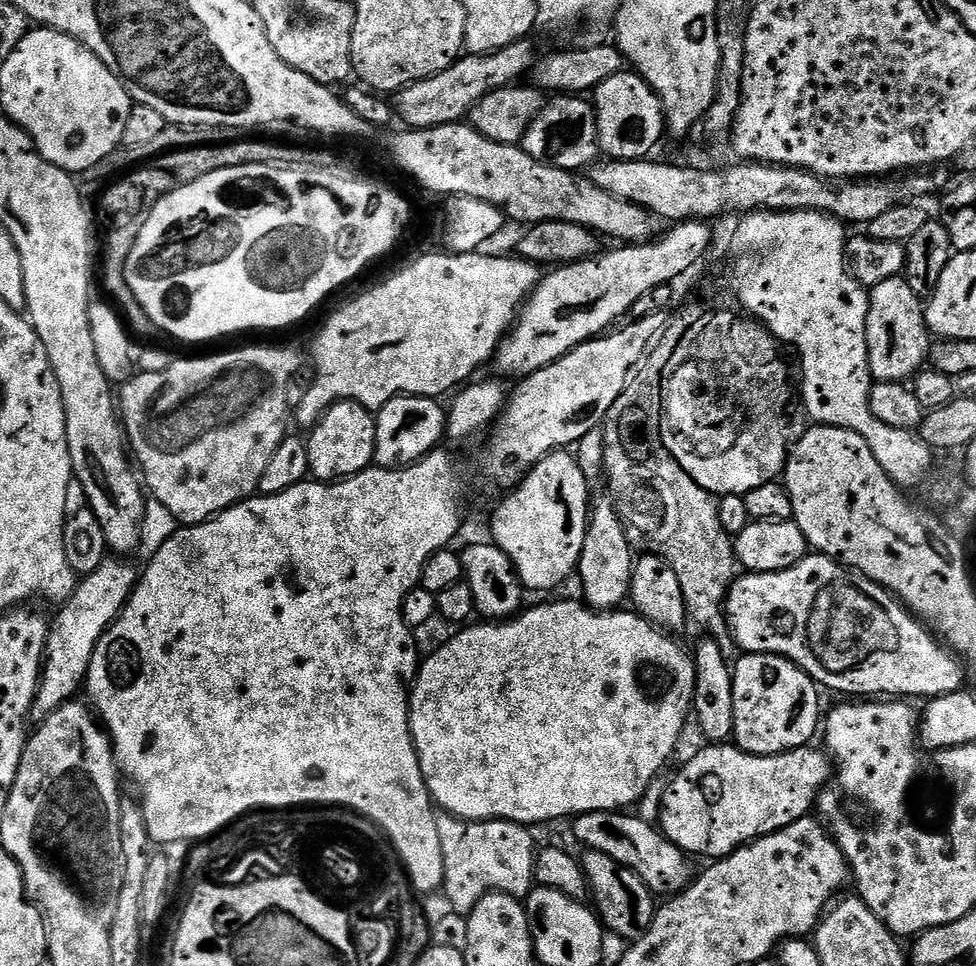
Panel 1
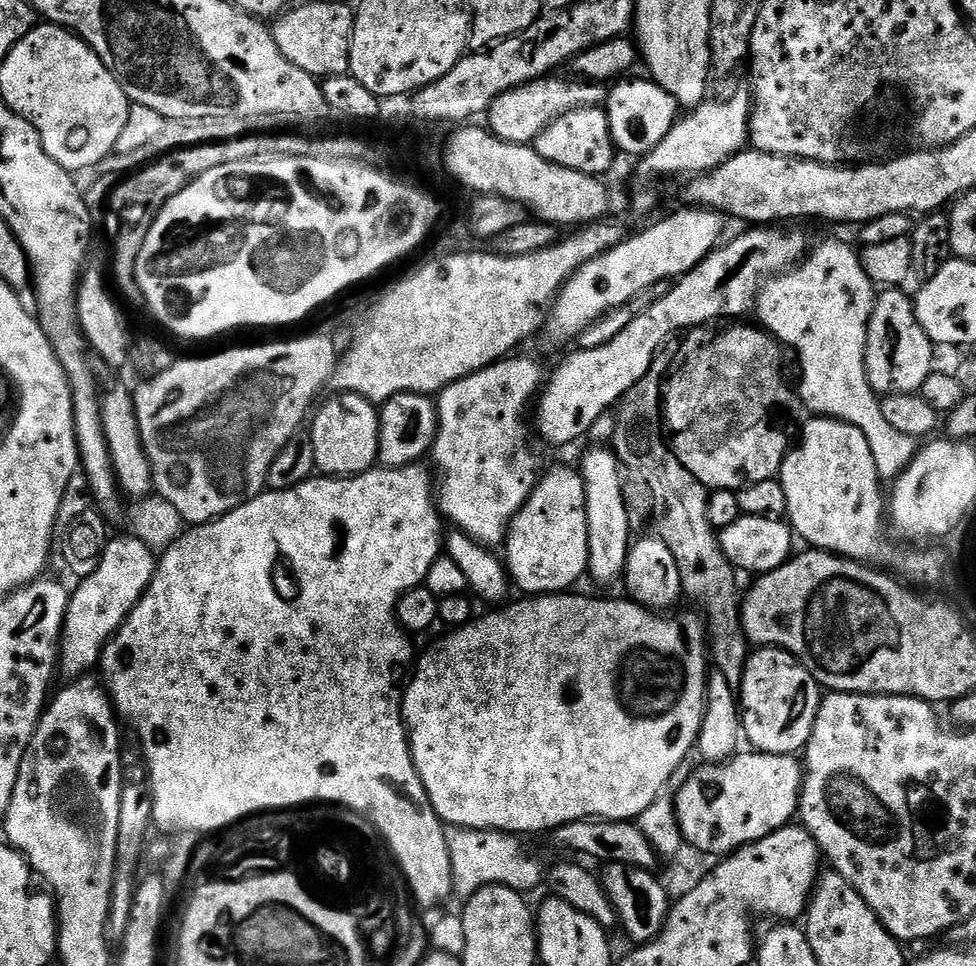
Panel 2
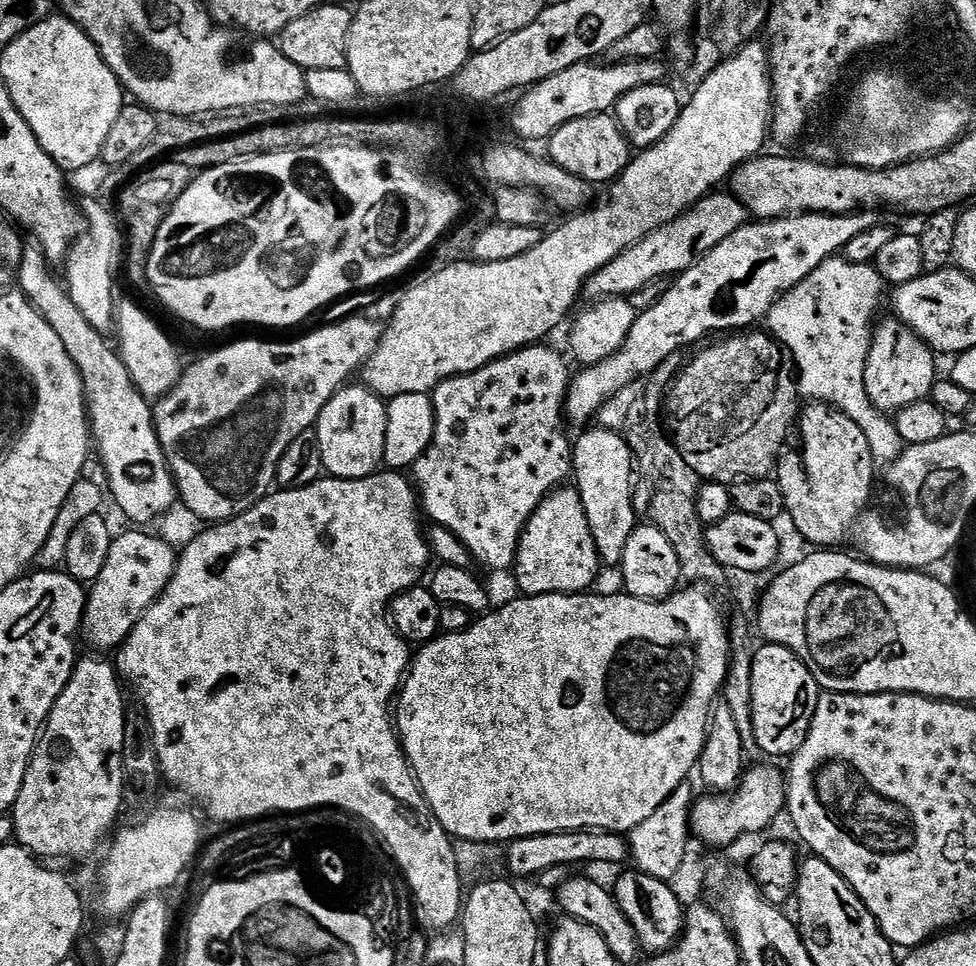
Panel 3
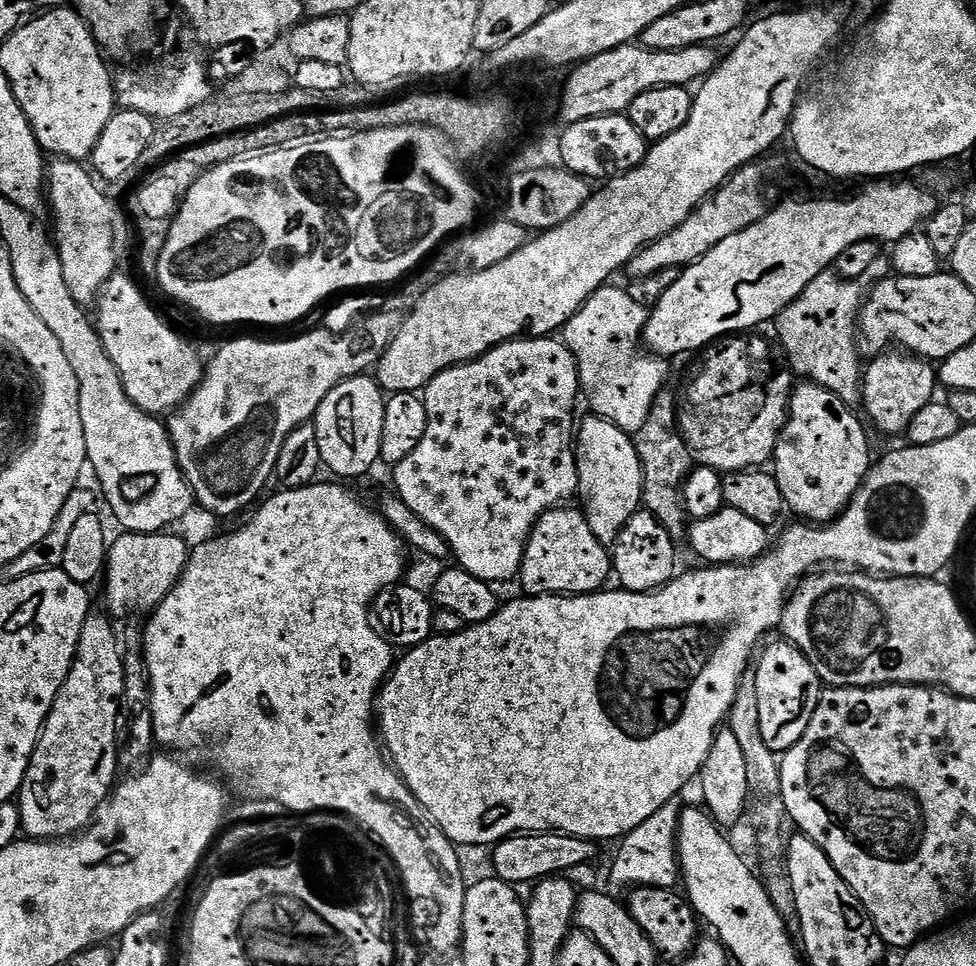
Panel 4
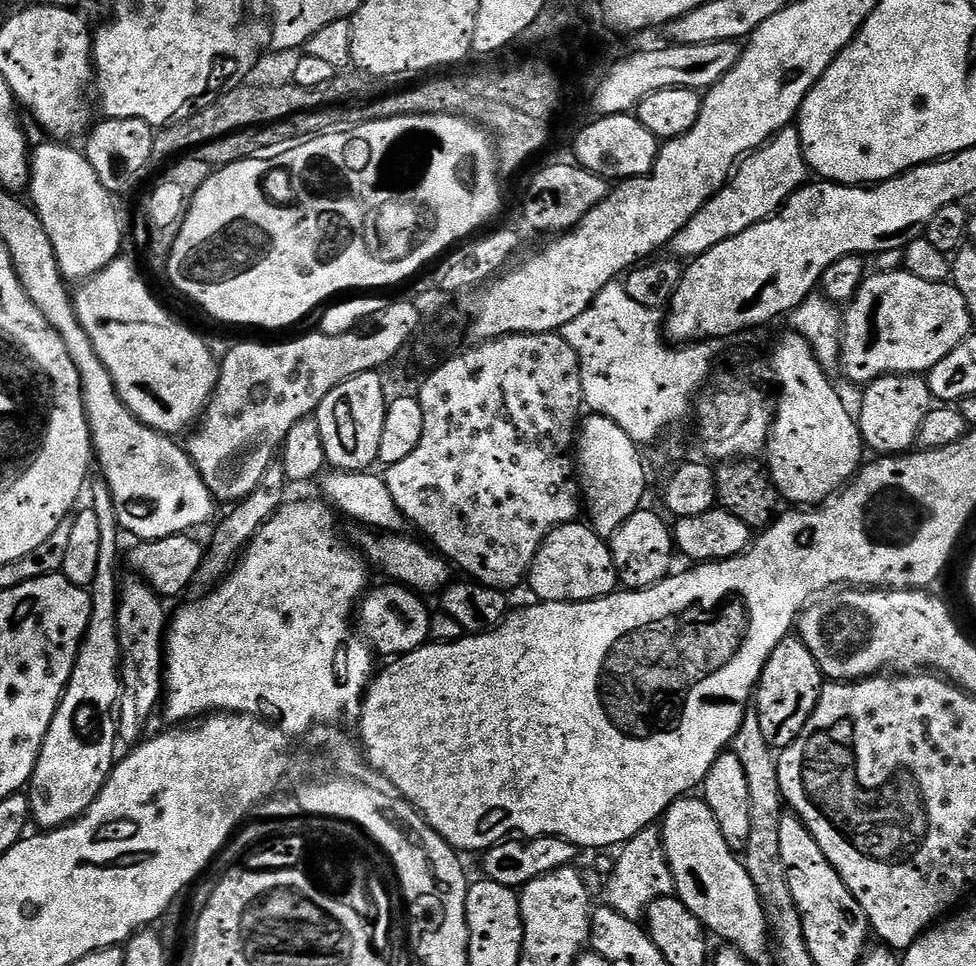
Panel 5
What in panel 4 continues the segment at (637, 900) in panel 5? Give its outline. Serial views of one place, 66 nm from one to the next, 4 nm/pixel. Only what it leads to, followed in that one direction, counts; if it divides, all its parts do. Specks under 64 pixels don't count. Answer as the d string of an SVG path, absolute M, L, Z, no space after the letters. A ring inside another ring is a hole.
M673 802L662 806L642 826L627 832L619 841L620 849L612 860L612 884L616 888L639 890L641 888L675 889L682 876L680 858L676 851L676 835L680 825L681 805Z

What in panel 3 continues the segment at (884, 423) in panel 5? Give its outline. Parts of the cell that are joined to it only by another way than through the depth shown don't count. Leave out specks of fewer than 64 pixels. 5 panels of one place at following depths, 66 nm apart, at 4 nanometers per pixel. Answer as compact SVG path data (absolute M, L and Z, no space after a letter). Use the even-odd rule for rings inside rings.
M889 318L875 325L872 345L866 358L866 394L879 412L895 414L906 406L931 397L932 387L936 385L937 353L928 343L917 336L914 329L900 320Z

